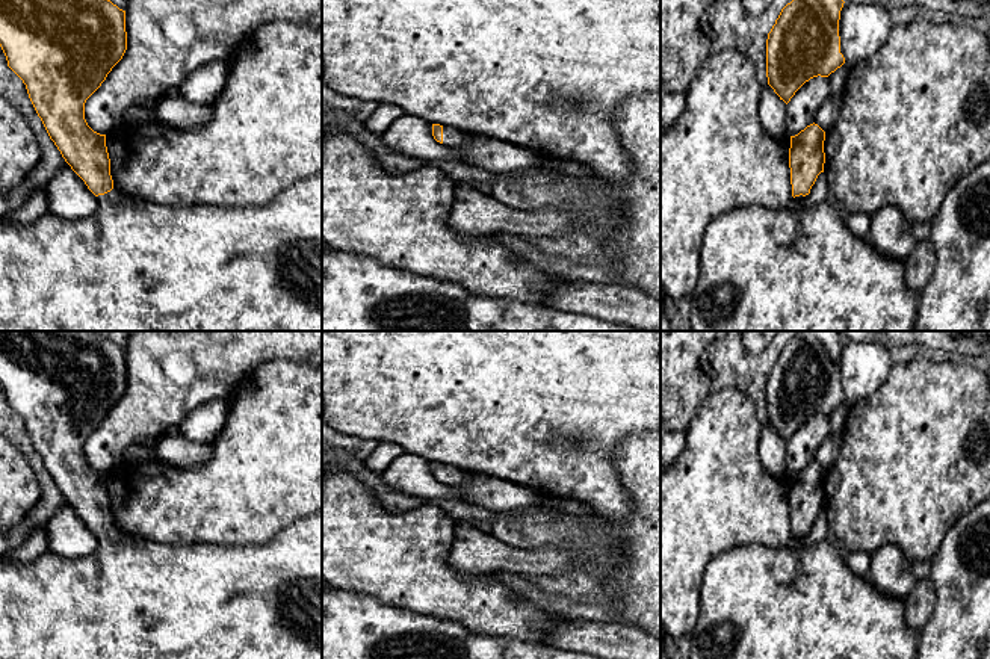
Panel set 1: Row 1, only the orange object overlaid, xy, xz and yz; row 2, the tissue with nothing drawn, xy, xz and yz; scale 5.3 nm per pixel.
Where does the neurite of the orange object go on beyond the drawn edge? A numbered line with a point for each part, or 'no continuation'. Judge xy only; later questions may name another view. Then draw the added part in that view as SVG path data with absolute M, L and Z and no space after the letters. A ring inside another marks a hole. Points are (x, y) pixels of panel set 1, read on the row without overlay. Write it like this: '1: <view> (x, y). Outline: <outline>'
1: xy (130, 599). Outline: M322 512L296 520L263 544L169 546L128 537L115 526L97 540L97 549L79 558L47 550L32 562L0 559L0 659L322 659Z

